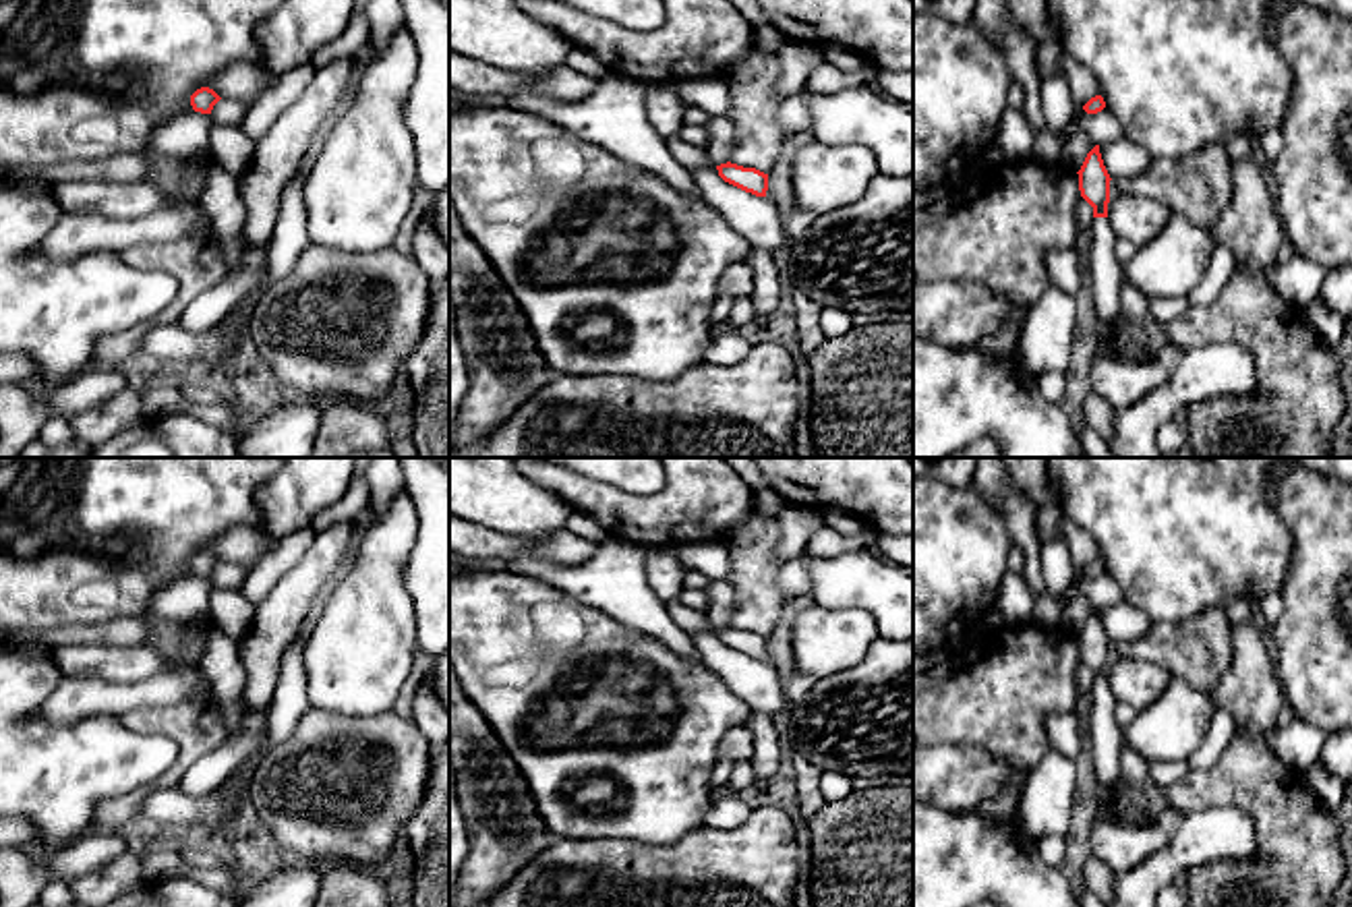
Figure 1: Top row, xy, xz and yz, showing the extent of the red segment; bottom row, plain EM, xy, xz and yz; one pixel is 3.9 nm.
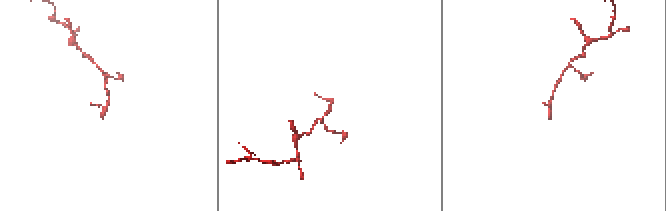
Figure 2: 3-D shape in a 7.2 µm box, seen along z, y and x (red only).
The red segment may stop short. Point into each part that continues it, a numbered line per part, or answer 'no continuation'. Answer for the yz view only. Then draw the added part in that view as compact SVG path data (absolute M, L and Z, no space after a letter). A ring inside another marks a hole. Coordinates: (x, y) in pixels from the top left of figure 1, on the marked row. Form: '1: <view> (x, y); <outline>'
1: yz (1121, 382); M1093 217L1089 267L1099 338L1091 362L1091 389L1114 412L1133 406L1170 379L1170 360L1118 358L1106 346L1120 319L1122 265L1116 259L1116 238L1108 217Z

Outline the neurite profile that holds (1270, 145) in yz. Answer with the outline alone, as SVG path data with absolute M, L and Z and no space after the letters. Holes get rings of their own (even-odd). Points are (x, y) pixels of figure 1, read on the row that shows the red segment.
M1282 128L1267 130L1257 143L1259 157L1267 164L1273 164L1284 147Z

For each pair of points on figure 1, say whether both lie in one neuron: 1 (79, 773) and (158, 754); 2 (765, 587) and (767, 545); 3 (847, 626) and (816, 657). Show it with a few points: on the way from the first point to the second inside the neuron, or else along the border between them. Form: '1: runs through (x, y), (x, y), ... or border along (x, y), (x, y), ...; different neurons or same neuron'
1: runs through (98, 761), (139, 761); same neuron
2: runs through (765, 576), (765, 556); same neuron
3: runs through (839, 634), (825, 649); same neuron

